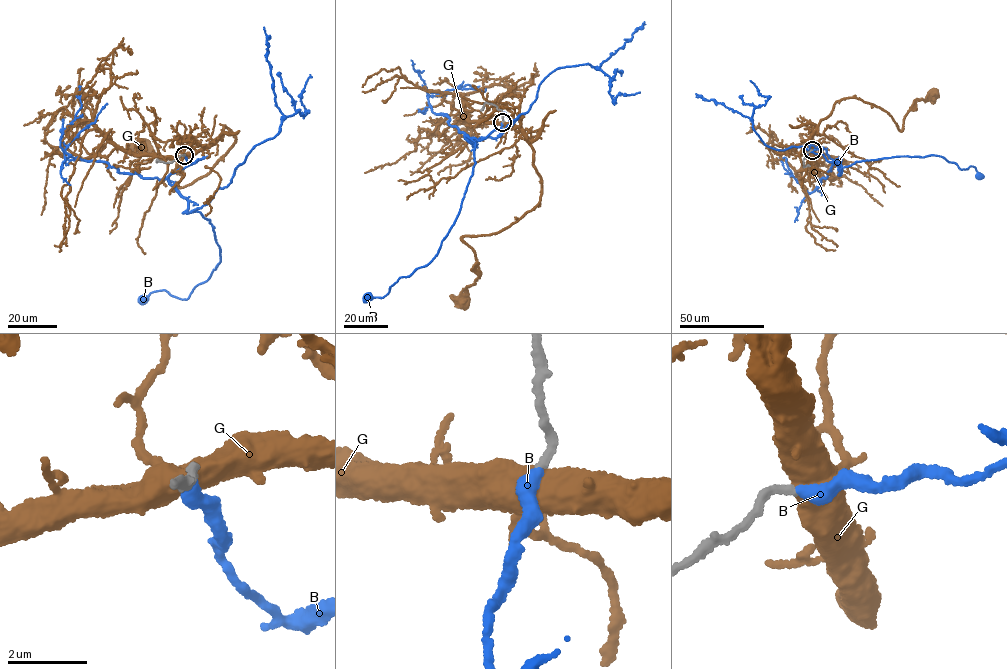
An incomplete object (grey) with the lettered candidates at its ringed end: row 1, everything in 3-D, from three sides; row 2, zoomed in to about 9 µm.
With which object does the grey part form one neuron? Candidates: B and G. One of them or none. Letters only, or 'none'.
B

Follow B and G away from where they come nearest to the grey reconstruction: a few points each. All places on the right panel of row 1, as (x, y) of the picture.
B: (812, 149), (826, 150), (841, 164), (838, 175), (857, 161), (932, 155), (960, 169), (974, 167), (980, 176)
G: (811, 150), (812, 136), (837, 101), (852, 97), (880, 108), (901, 130), (913, 103), (924, 101), (932, 93)

